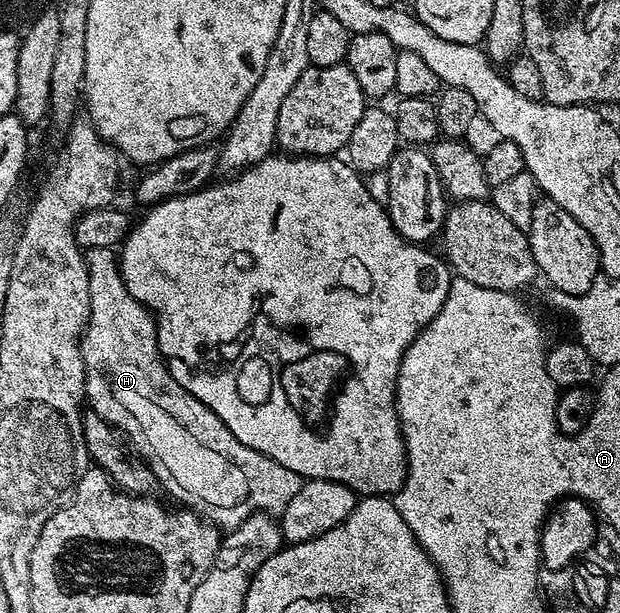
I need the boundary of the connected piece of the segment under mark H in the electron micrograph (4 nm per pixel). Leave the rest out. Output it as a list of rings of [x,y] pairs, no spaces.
[[[112,249],[87,250],[86,260],[88,263],[88,274],[90,275],[90,315],[88,317],[88,325],[84,328],[84,335],[80,338],[80,350],[82,351],[82,359],[84,360],[84,391],[91,412],[96,413],[102,420],[107,421],[109,425],[119,430],[130,442],[130,445],[130,440],[132,440],[133,446],[131,445],[131,448],[147,464],[152,466],[152,470],[156,472],[157,478],[163,484],[165,481],[170,488],[177,489],[176,497],[180,500],[177,502],[181,506],[200,514],[201,517],[211,521],[213,525],[219,527],[221,530],[237,529],[245,519],[253,517],[256,513],[266,513],[269,515],[283,513],[286,503],[290,503],[290,499],[294,499],[294,495],[298,495],[298,491],[304,485],[305,478],[299,477],[294,471],[290,471],[290,467],[282,467],[282,463],[274,463],[274,459],[270,459],[266,455],[262,455],[258,451],[246,447],[246,443],[239,441],[228,430],[226,423],[222,423],[222,419],[218,419],[218,415],[214,415],[214,411],[210,411],[210,407],[206,407],[201,401],[194,399],[194,395],[190,395],[190,391],[186,391],[172,378],[170,371],[164,366],[163,357],[160,355],[158,339],[156,338],[156,317],[151,309],[146,308],[142,303],[138,303],[138,299],[134,299],[134,295],[130,295],[130,291],[126,291],[126,283],[122,279],[120,266]]]

